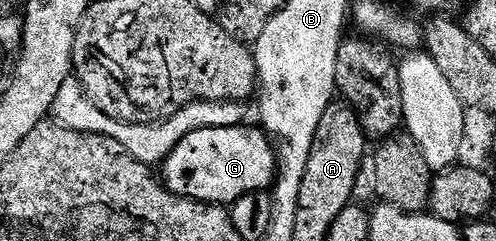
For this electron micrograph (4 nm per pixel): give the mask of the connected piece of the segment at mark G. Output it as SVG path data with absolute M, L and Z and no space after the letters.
M250 124L200 128L188 132L188 136L184 136L184 140L172 148L160 166L160 178L166 189L181 198L211 204L233 204L245 194L269 191L277 173L275 143L265 130L253 130Z

